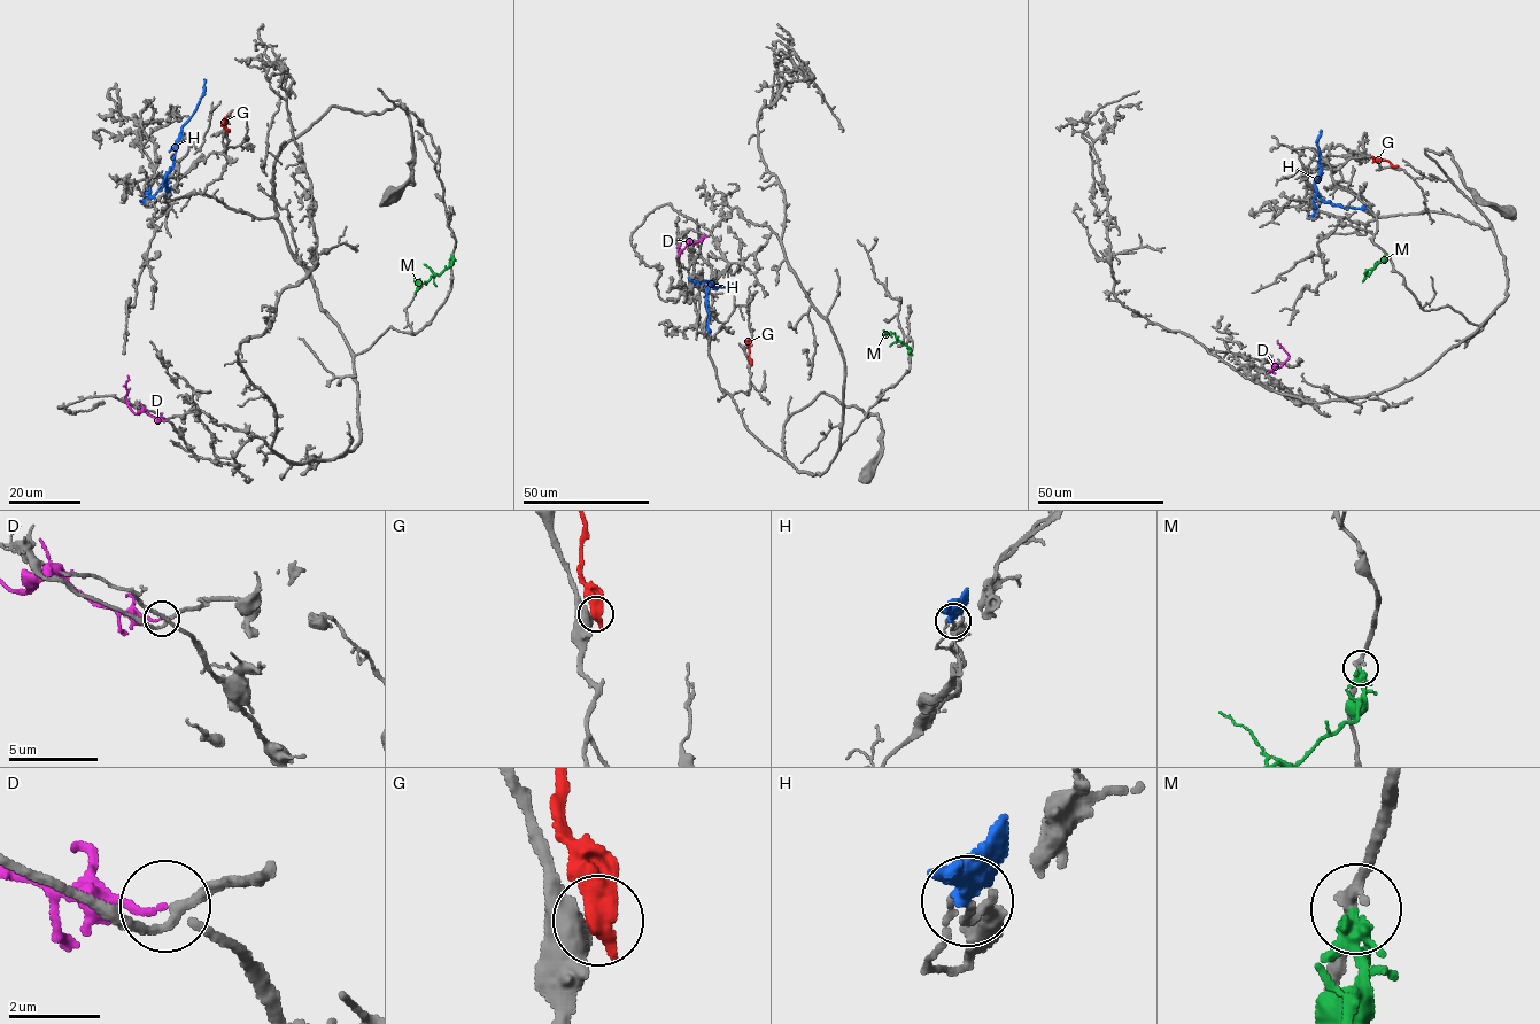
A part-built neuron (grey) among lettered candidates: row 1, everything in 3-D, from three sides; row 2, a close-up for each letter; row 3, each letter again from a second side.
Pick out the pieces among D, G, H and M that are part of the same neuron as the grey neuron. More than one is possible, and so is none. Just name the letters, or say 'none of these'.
D

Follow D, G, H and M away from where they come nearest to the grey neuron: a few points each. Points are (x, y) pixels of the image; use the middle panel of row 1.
D: (706, 235), (689, 242), (678, 256), (680, 245)
G: (751, 363), (750, 340)
H: (707, 331), (706, 288), (712, 282), (716, 287), (732, 284), (734, 288)
M: (910, 354), (894, 333), (883, 330)

